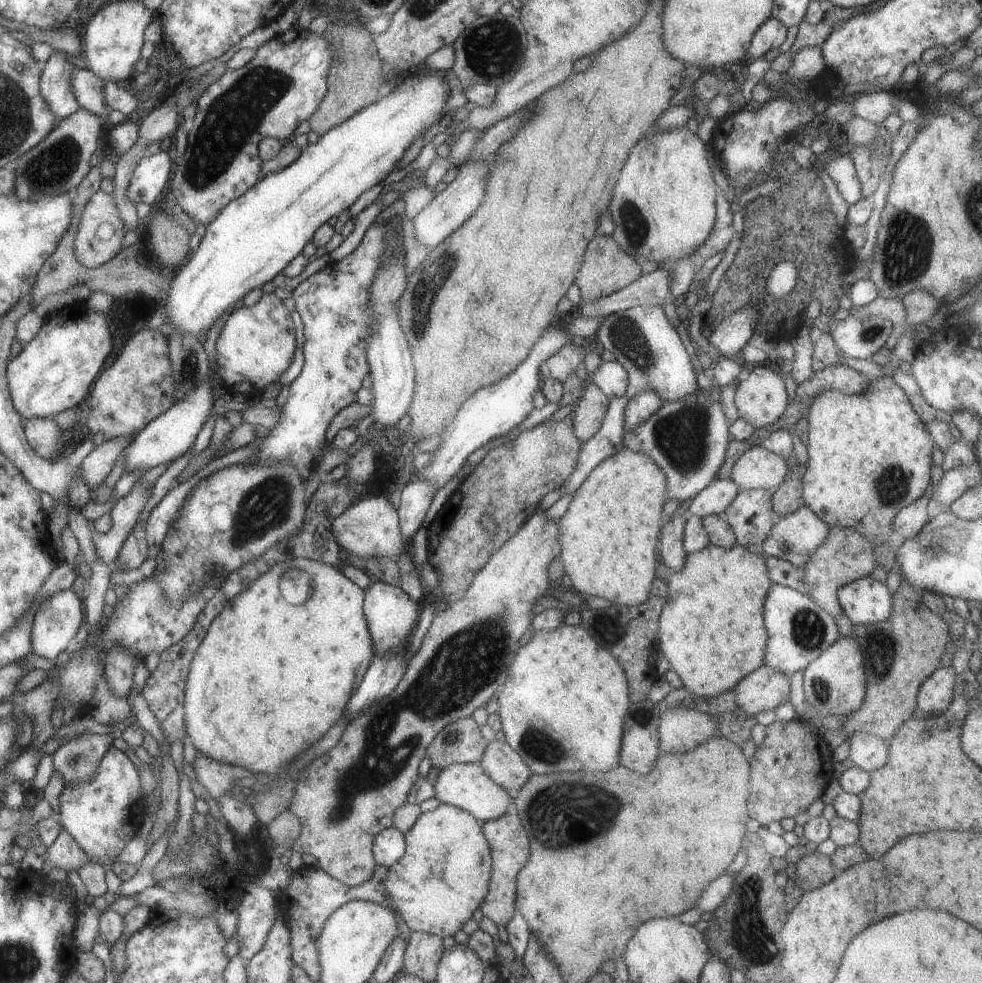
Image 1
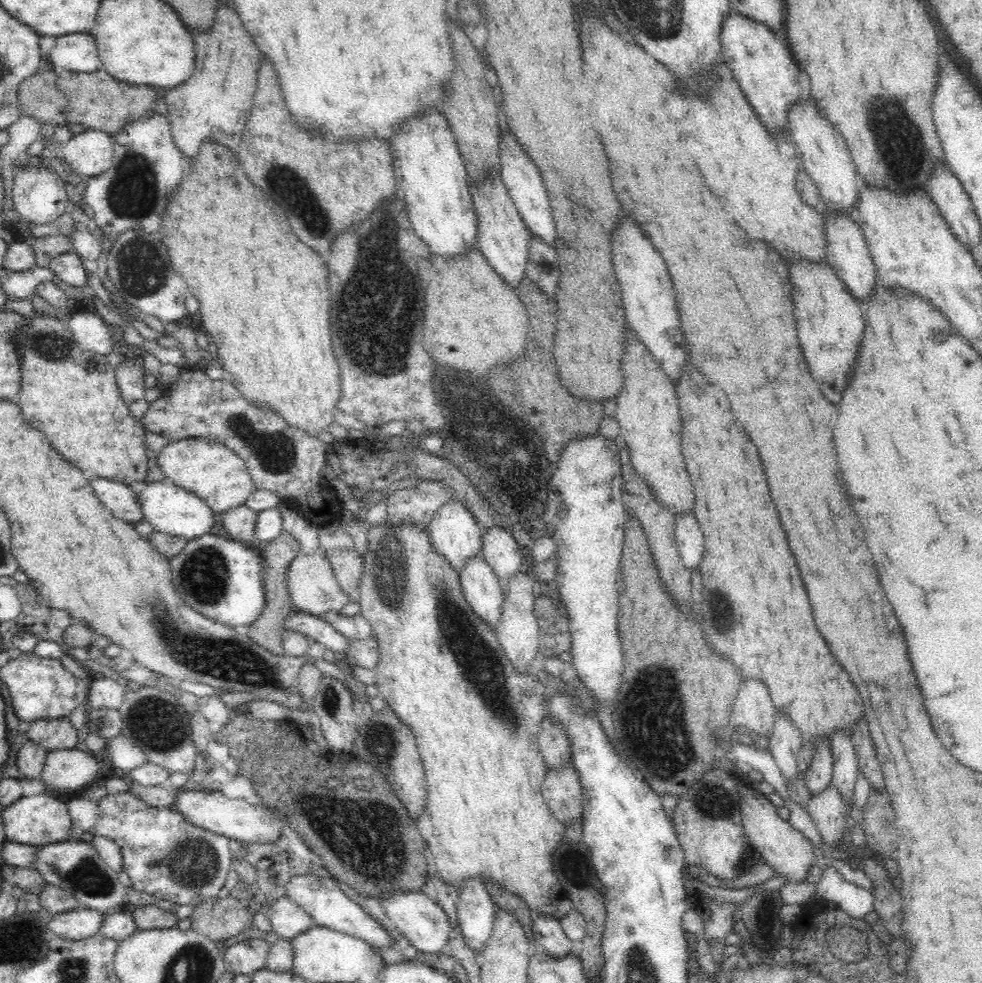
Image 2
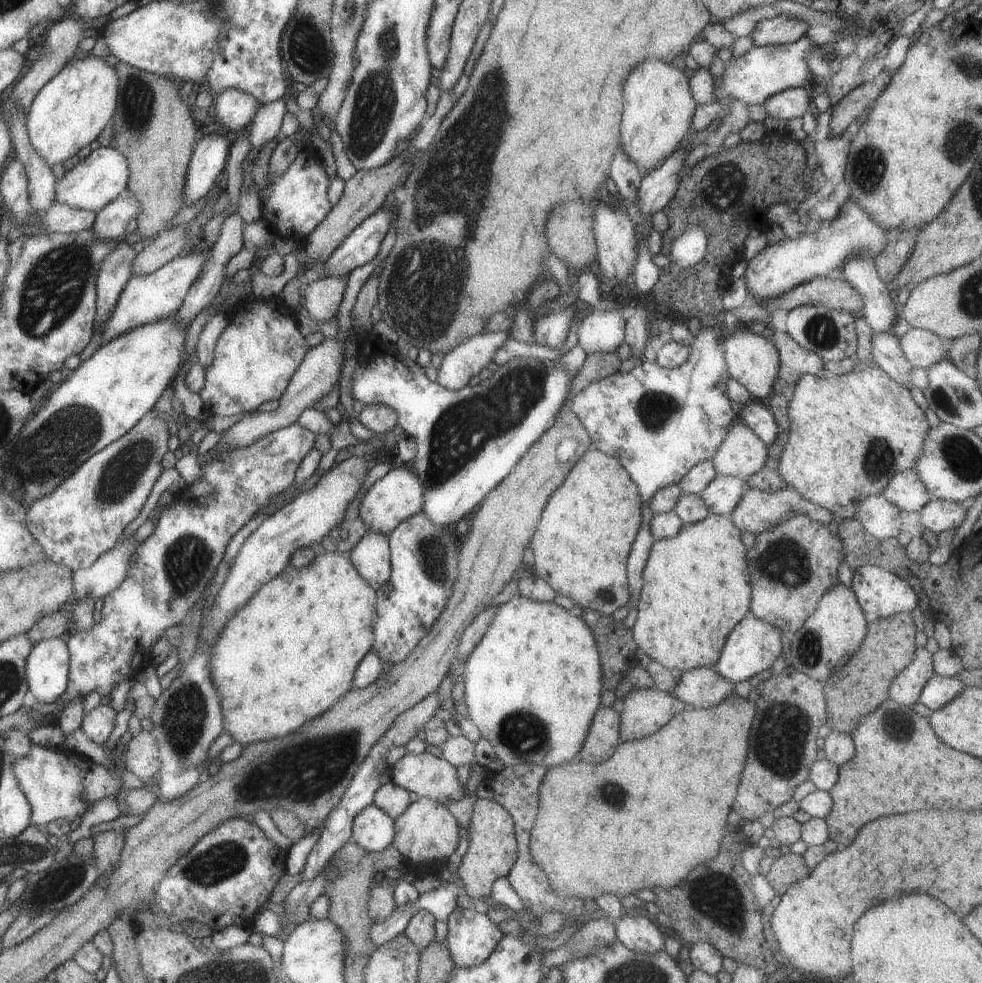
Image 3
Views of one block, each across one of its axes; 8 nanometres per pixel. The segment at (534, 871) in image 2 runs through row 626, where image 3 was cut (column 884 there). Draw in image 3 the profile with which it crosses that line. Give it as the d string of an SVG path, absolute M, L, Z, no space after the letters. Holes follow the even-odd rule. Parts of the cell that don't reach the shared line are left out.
M858 362L849 373L843 375L831 375L822 378L808 373L803 374L794 385L793 396L788 402L788 414L790 432L778 465L780 476L787 482L788 486L794 487L805 499L811 500L829 510L838 521L841 519L854 519L859 502L862 502L867 496L882 495L887 484L899 472L915 469L920 456L923 454L925 438L930 430L929 420L925 412L912 399L910 390L893 381L878 365L868 366L862 362Z

